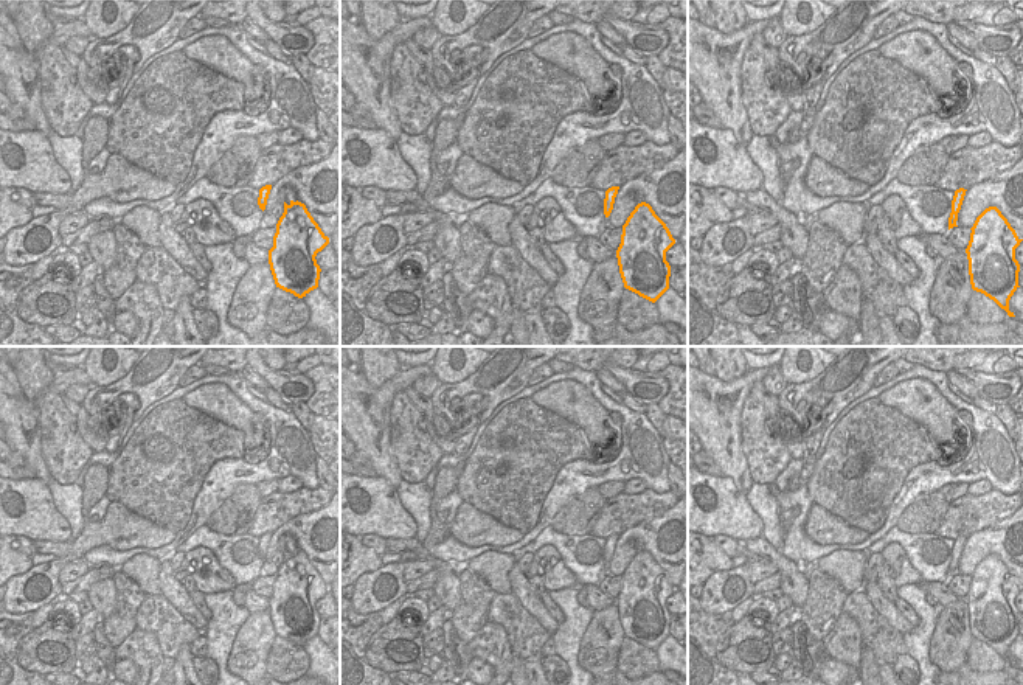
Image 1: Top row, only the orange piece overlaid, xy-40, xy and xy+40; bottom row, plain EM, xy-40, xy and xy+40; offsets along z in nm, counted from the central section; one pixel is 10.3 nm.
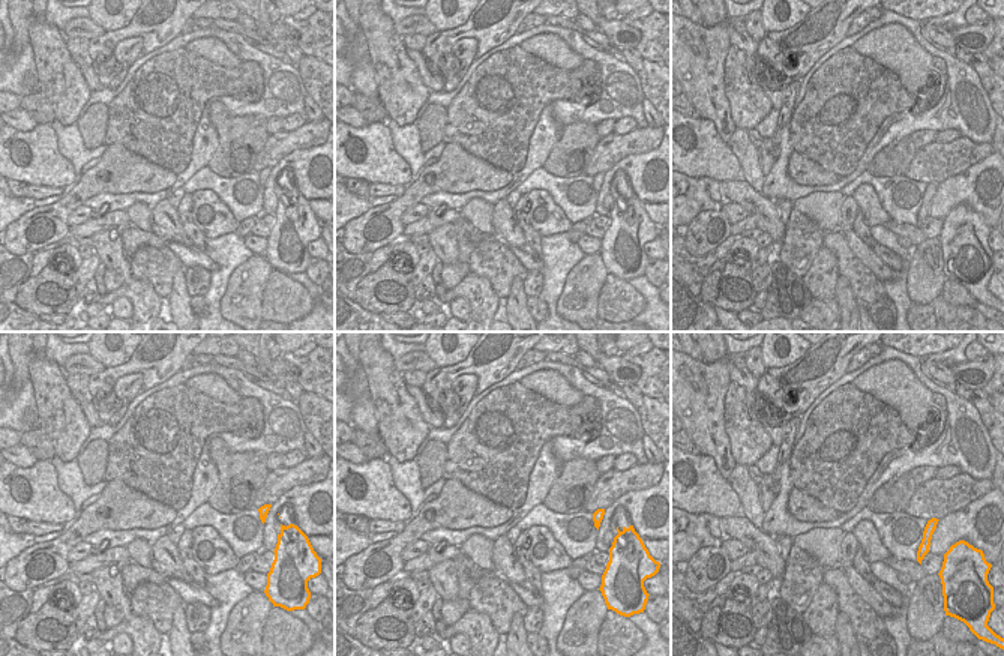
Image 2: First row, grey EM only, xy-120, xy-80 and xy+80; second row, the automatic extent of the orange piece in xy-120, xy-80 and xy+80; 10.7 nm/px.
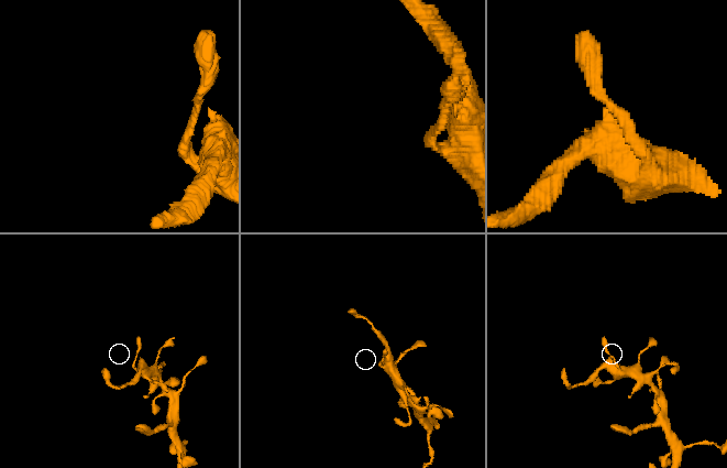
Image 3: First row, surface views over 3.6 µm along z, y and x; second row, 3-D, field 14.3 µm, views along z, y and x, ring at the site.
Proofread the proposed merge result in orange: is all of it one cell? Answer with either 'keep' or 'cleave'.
keep

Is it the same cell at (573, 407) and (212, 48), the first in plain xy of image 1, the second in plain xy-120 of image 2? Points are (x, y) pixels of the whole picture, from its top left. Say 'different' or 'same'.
same

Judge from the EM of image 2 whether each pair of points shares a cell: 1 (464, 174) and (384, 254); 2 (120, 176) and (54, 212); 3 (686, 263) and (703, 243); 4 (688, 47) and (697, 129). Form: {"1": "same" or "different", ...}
{"1": "different", "2": "same", "3": "different", "4": "different"}

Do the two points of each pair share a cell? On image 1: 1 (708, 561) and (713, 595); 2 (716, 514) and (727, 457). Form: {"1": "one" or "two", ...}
{"1": "two", "2": "two"}

